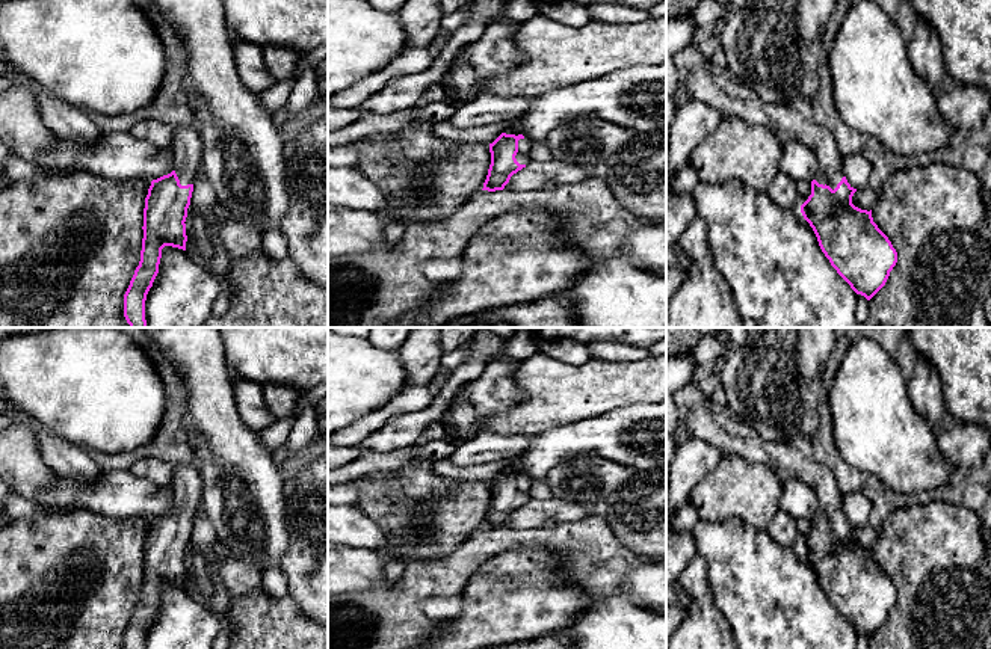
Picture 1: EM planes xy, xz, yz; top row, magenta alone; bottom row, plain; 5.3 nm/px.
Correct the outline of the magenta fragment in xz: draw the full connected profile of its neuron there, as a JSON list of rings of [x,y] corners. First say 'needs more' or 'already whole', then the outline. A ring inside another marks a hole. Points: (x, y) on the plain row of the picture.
needs more; [[[502,471],[489,481],[491,503],[482,528],[503,528],[511,515],[530,500],[532,480],[523,472]]]

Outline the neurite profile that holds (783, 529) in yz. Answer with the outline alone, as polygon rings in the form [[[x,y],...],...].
[[[778,510],[767,528],[767,534],[783,546],[801,546],[796,521],[784,510]]]

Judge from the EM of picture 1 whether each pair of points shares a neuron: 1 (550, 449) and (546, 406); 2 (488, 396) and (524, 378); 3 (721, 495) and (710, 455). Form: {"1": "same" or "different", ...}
{"1": "different", "2": "different", "3": "different"}

